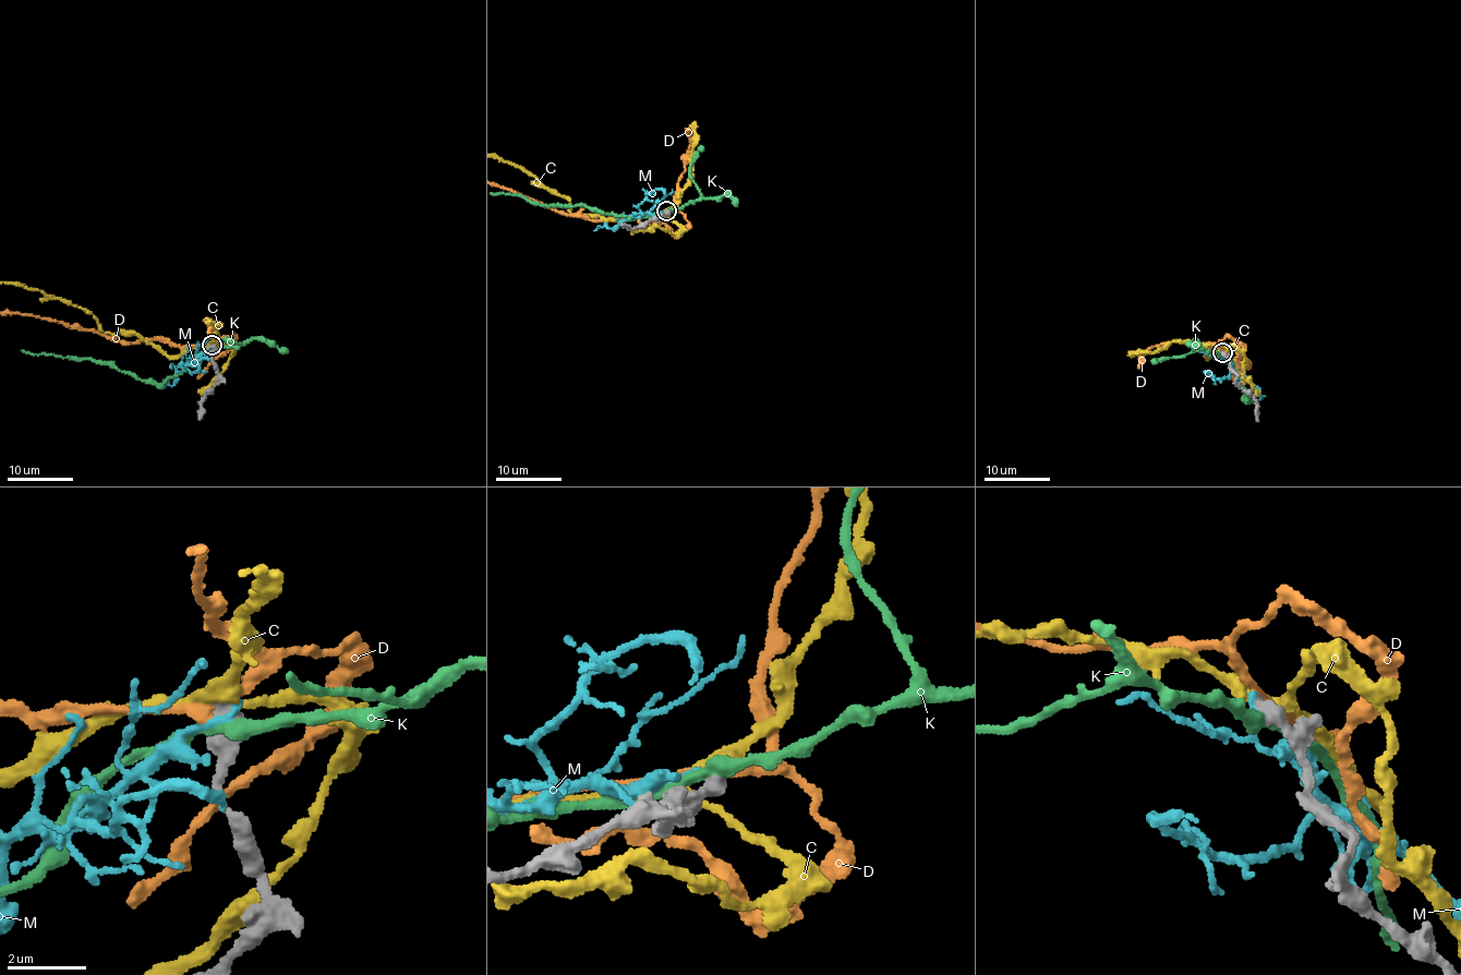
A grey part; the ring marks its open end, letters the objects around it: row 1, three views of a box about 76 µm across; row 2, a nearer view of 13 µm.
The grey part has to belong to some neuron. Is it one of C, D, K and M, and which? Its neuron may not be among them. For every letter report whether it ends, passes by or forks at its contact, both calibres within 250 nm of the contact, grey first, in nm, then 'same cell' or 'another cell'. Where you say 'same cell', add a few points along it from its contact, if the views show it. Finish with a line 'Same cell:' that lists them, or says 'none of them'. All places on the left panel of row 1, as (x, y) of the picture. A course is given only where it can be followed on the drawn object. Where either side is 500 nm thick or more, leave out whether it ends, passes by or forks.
C: it forks there; 400 nm thick on the grey side, 280 nm on the other; another cell
D: it passes by; 440 nm thick on the grey side, 280 nm on the other; another cell
K: it passes by; 480 nm thick on the grey side, 320 nm on the other; another cell
M: it ends there; 460 nm thick on the grey side, 170 nm on the other; another cell
Same cell: none of them

